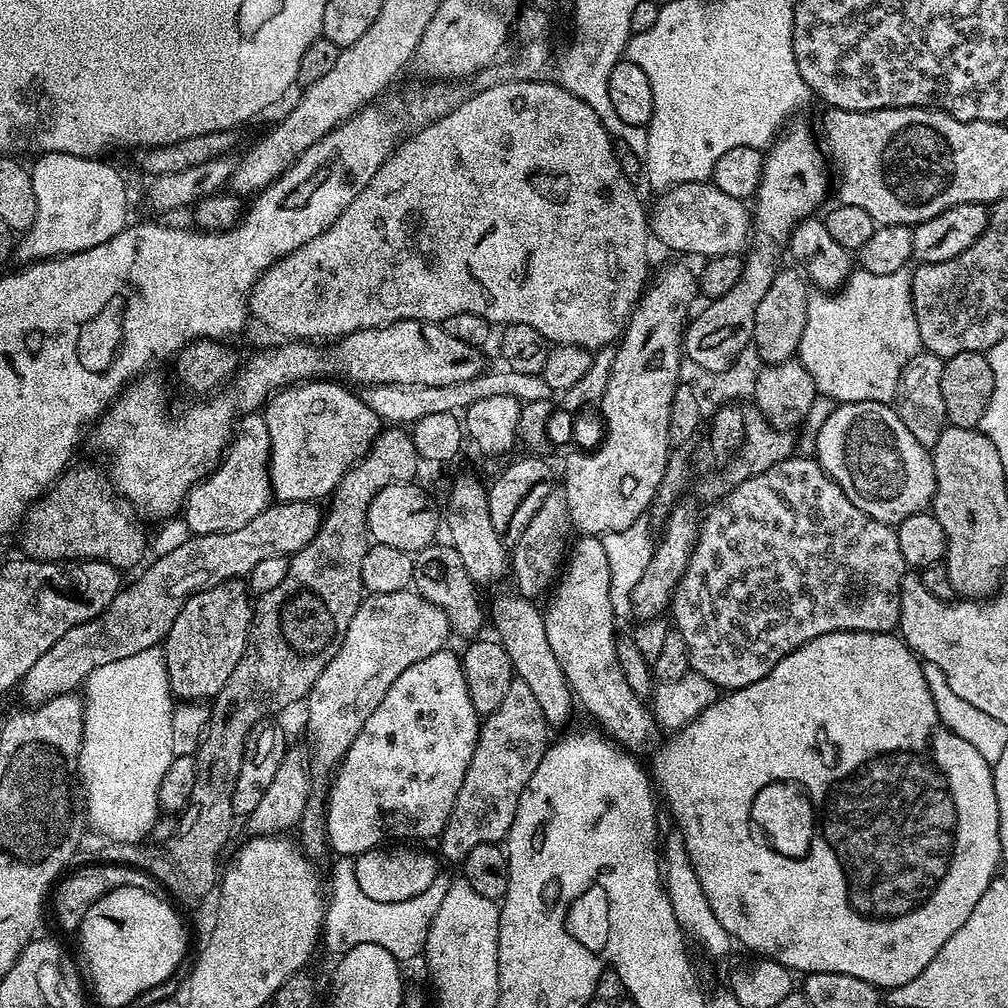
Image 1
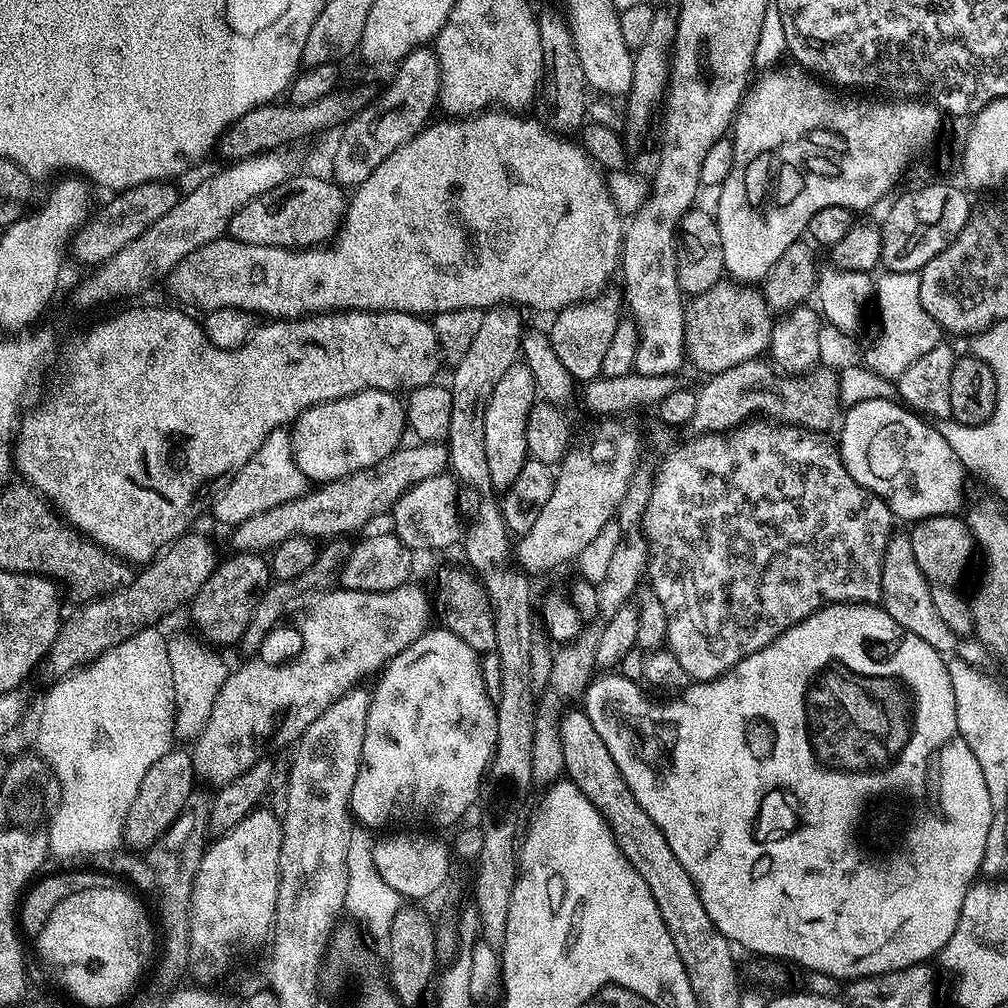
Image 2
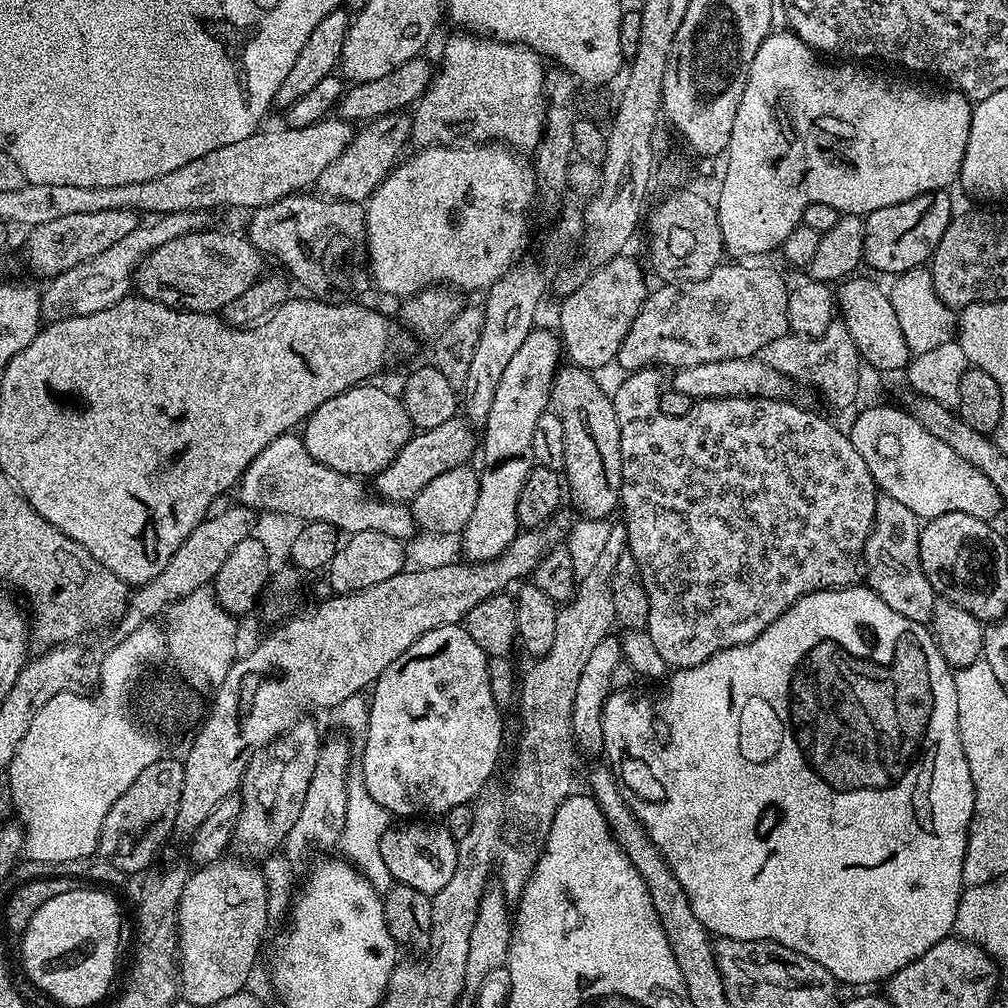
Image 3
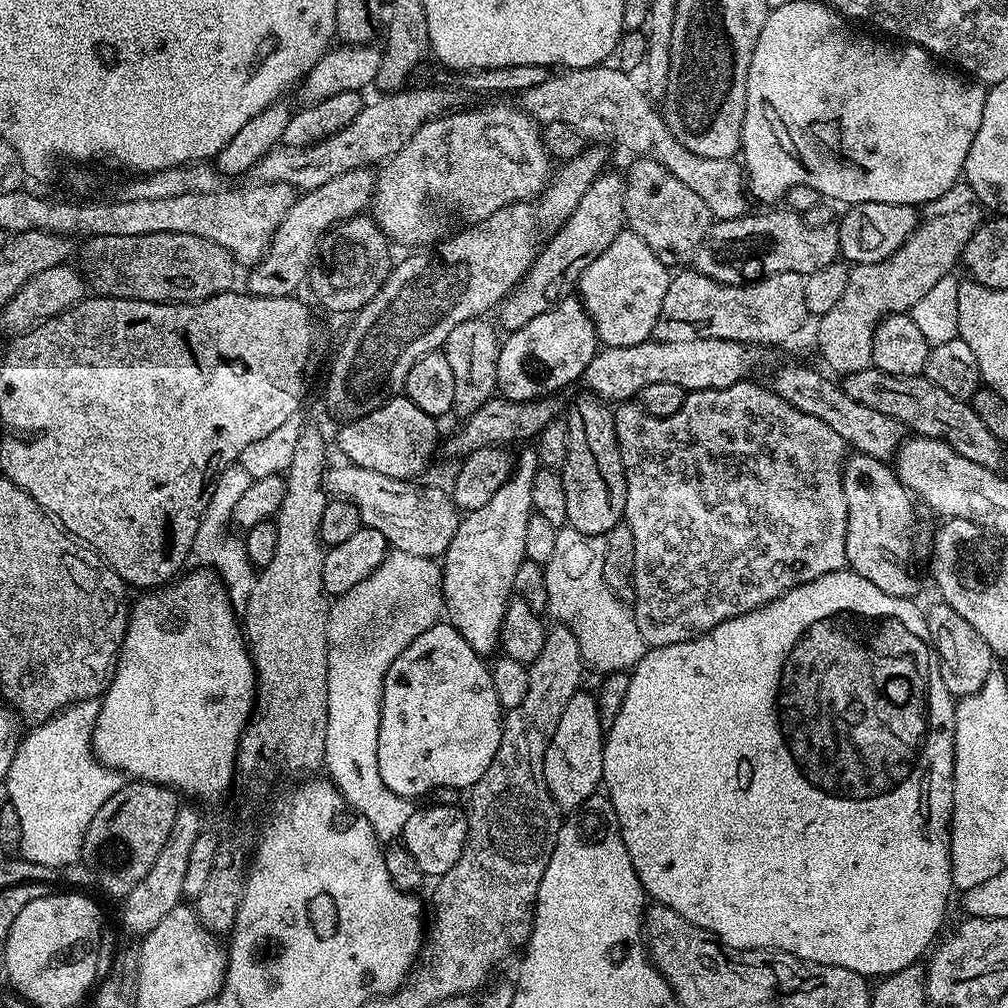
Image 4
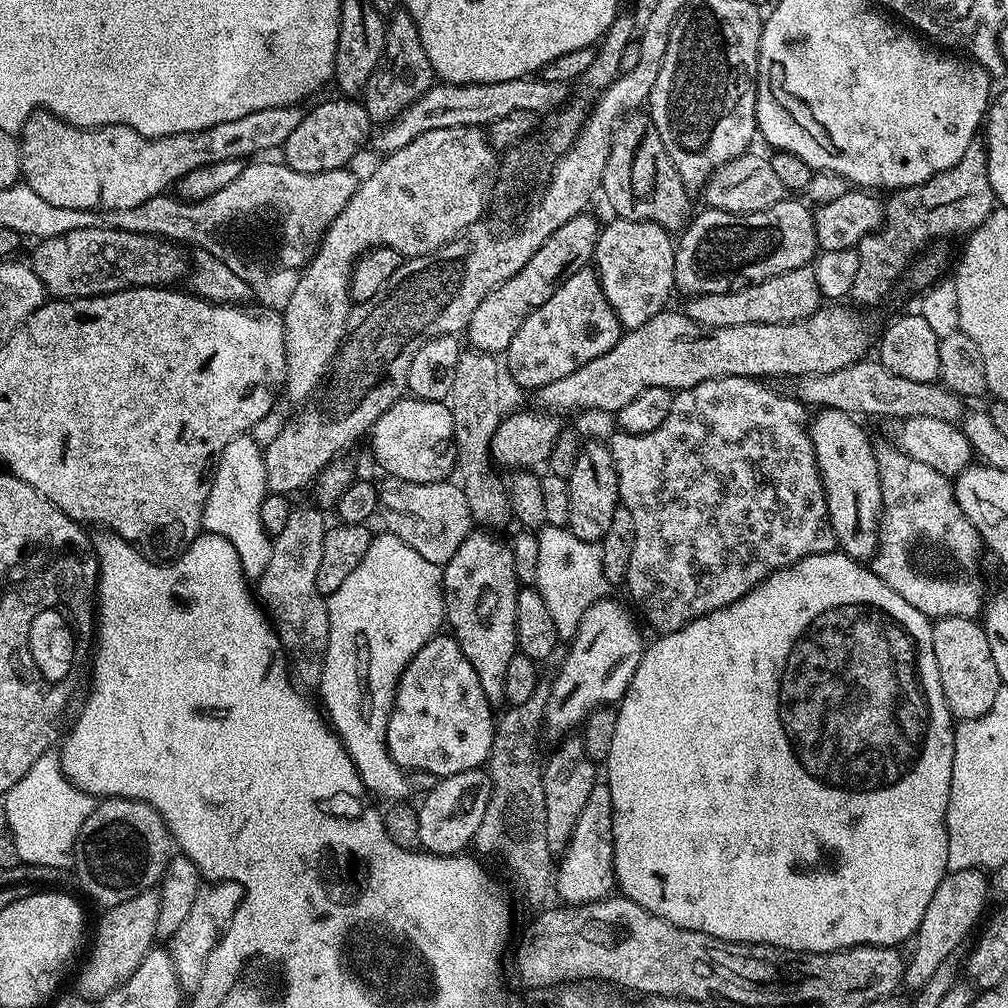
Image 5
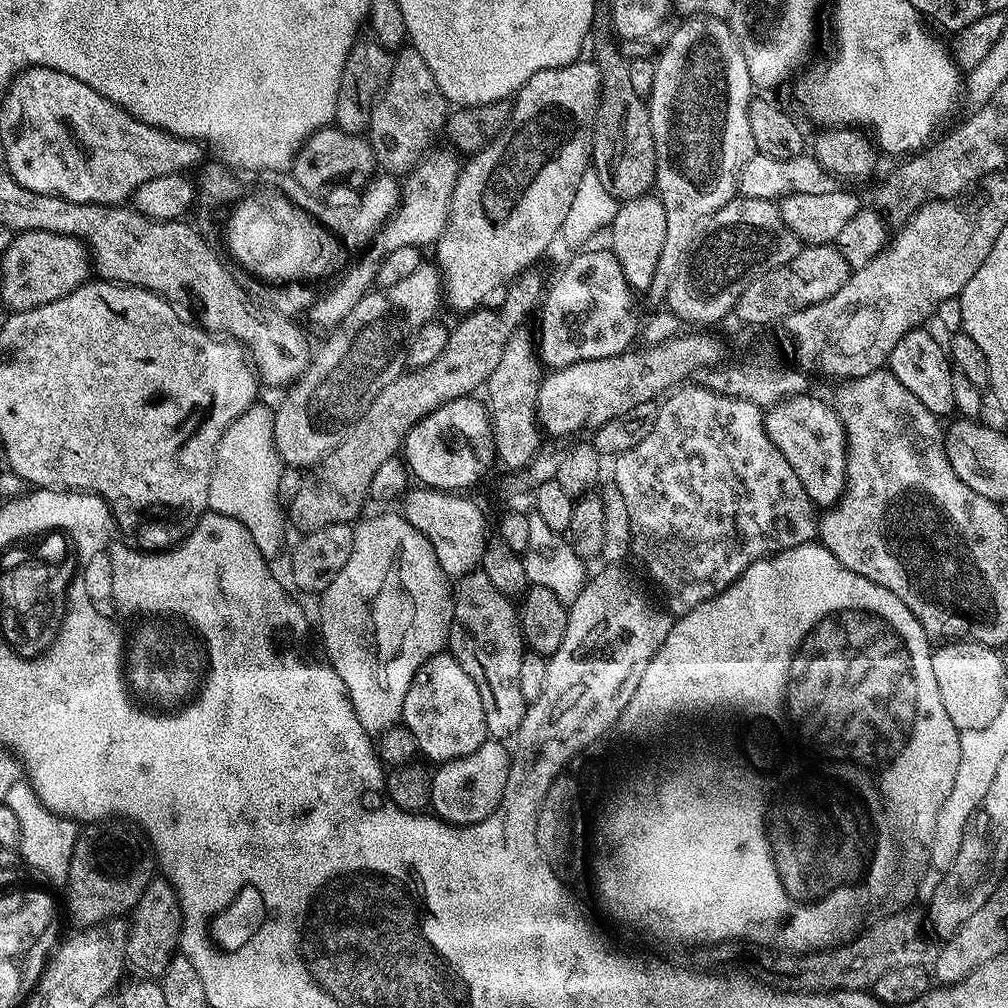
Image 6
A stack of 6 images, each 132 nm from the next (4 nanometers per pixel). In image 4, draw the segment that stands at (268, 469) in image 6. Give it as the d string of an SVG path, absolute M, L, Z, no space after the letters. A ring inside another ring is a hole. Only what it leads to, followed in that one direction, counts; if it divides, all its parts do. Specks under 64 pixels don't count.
M229 466L217 475L214 481L214 489L207 497L204 505L204 513L200 516L198 534L194 534L194 542L190 553L191 559L200 566L211 566L220 580L226 586L228 597L232 599L232 606L237 613L243 614L246 610L246 602L250 598L250 590L254 590L258 572L253 568L250 558L246 554L243 543L232 536L227 536L228 528L232 524L234 506L238 503L238 498L242 498L242 493L250 479L246 470L239 466Z

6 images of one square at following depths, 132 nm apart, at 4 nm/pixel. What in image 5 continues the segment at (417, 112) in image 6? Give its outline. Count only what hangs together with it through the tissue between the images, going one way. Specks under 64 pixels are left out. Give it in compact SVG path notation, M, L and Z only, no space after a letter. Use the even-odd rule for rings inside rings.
M398 10L386 24L384 59L362 93L362 103L368 117L377 125L387 124L430 91L436 79L430 58L426 58L426 50L422 50L422 38L418 38L418 26L414 18L410 18L408 12Z

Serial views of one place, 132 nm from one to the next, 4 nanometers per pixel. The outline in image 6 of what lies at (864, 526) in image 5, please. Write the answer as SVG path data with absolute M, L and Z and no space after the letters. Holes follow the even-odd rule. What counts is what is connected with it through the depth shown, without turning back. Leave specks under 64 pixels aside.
M815 394L795 396L767 409L764 428L790 466L794 466L798 482L802 482L817 509L839 505L848 483L848 435L835 407Z

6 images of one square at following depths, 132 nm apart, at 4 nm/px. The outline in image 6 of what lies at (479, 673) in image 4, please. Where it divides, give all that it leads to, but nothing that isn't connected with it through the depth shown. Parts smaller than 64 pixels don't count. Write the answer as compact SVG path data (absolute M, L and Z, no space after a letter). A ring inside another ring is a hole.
M447 651L429 658L414 674L414 682L410 682L410 690L406 690L402 724L414 736L419 755L429 756L435 762L474 754L474 750L489 739L478 686L474 686L474 678L470 678L470 674L466 674L466 670L462 670L459 662Z

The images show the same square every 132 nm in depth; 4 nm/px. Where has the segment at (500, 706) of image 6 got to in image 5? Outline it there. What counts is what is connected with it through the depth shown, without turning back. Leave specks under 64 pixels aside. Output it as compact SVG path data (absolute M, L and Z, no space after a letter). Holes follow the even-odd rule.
M473 530L468 537L454 550L454 558L443 565L444 574L444 615L451 635L458 642L462 654L474 666L474 674L478 674L478 682L482 682L482 690L489 704L503 705L504 687L506 686L506 666L510 666L510 658L515 656L516 646L516 593L518 581L514 570L514 554L507 543L495 540L488 530Z

